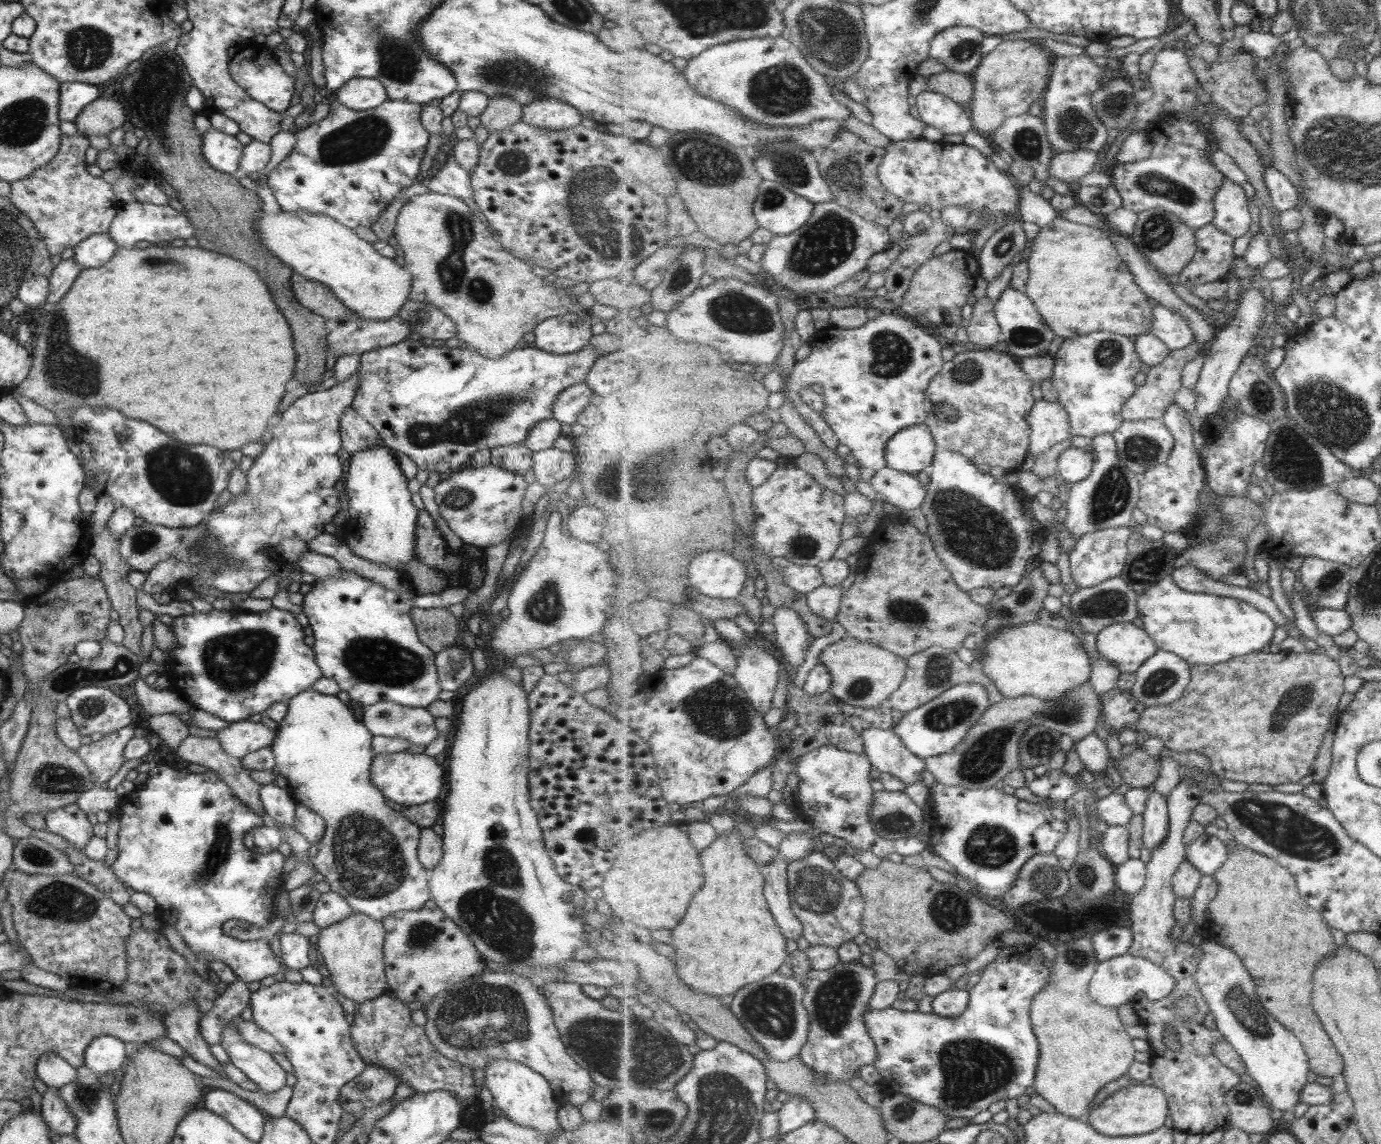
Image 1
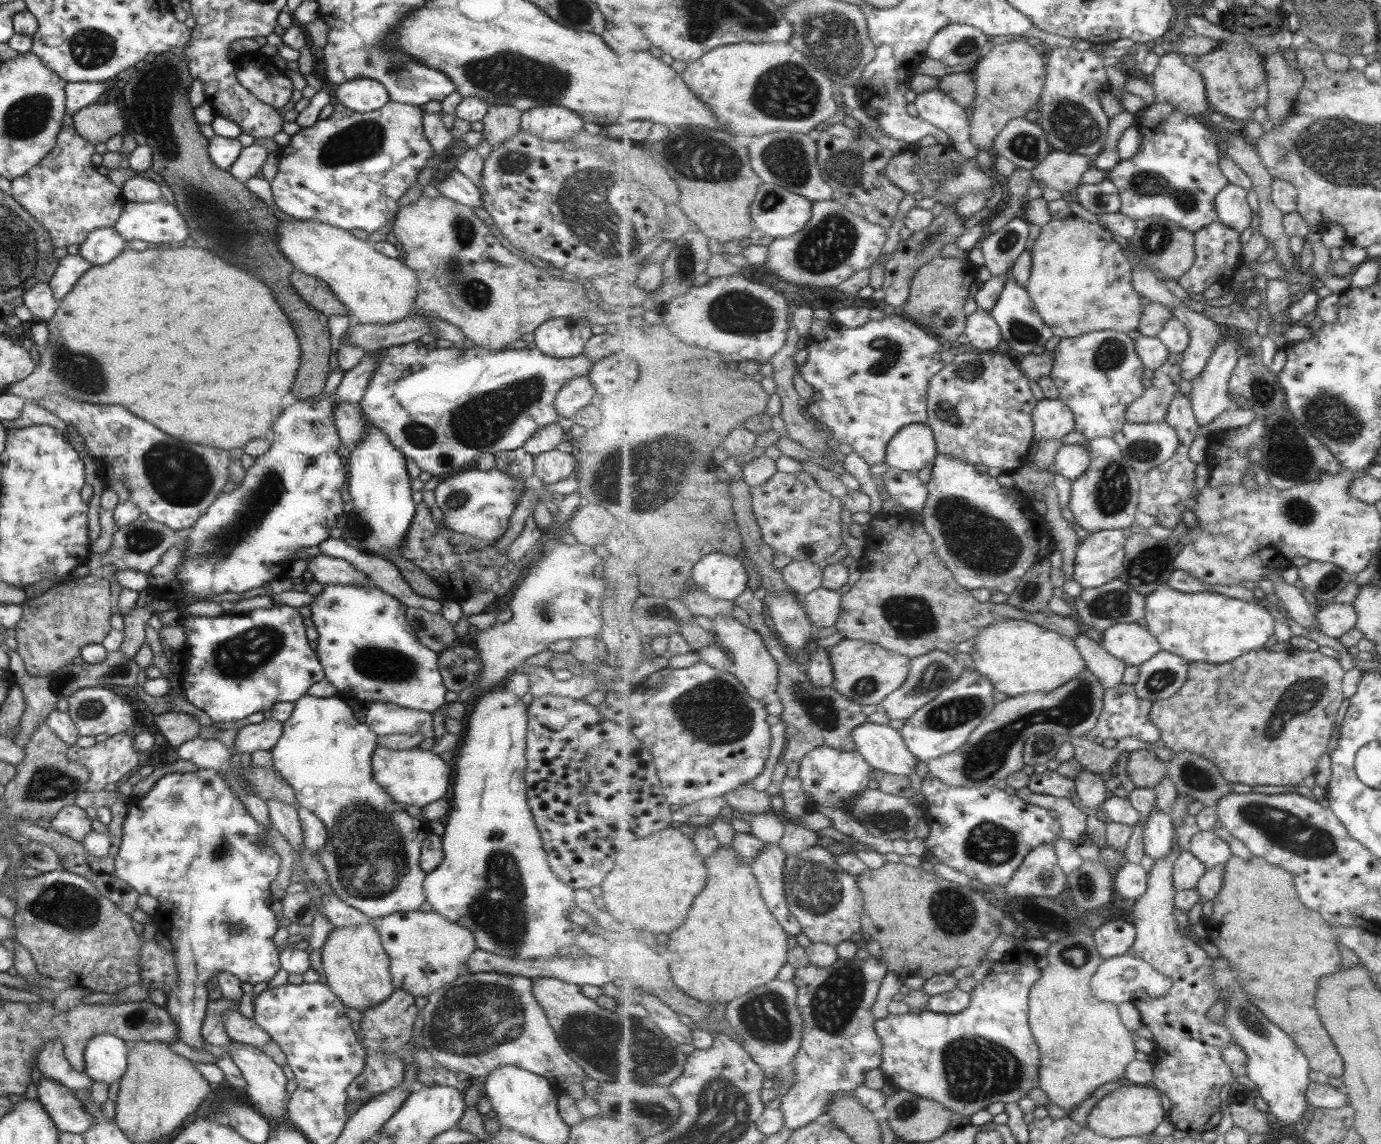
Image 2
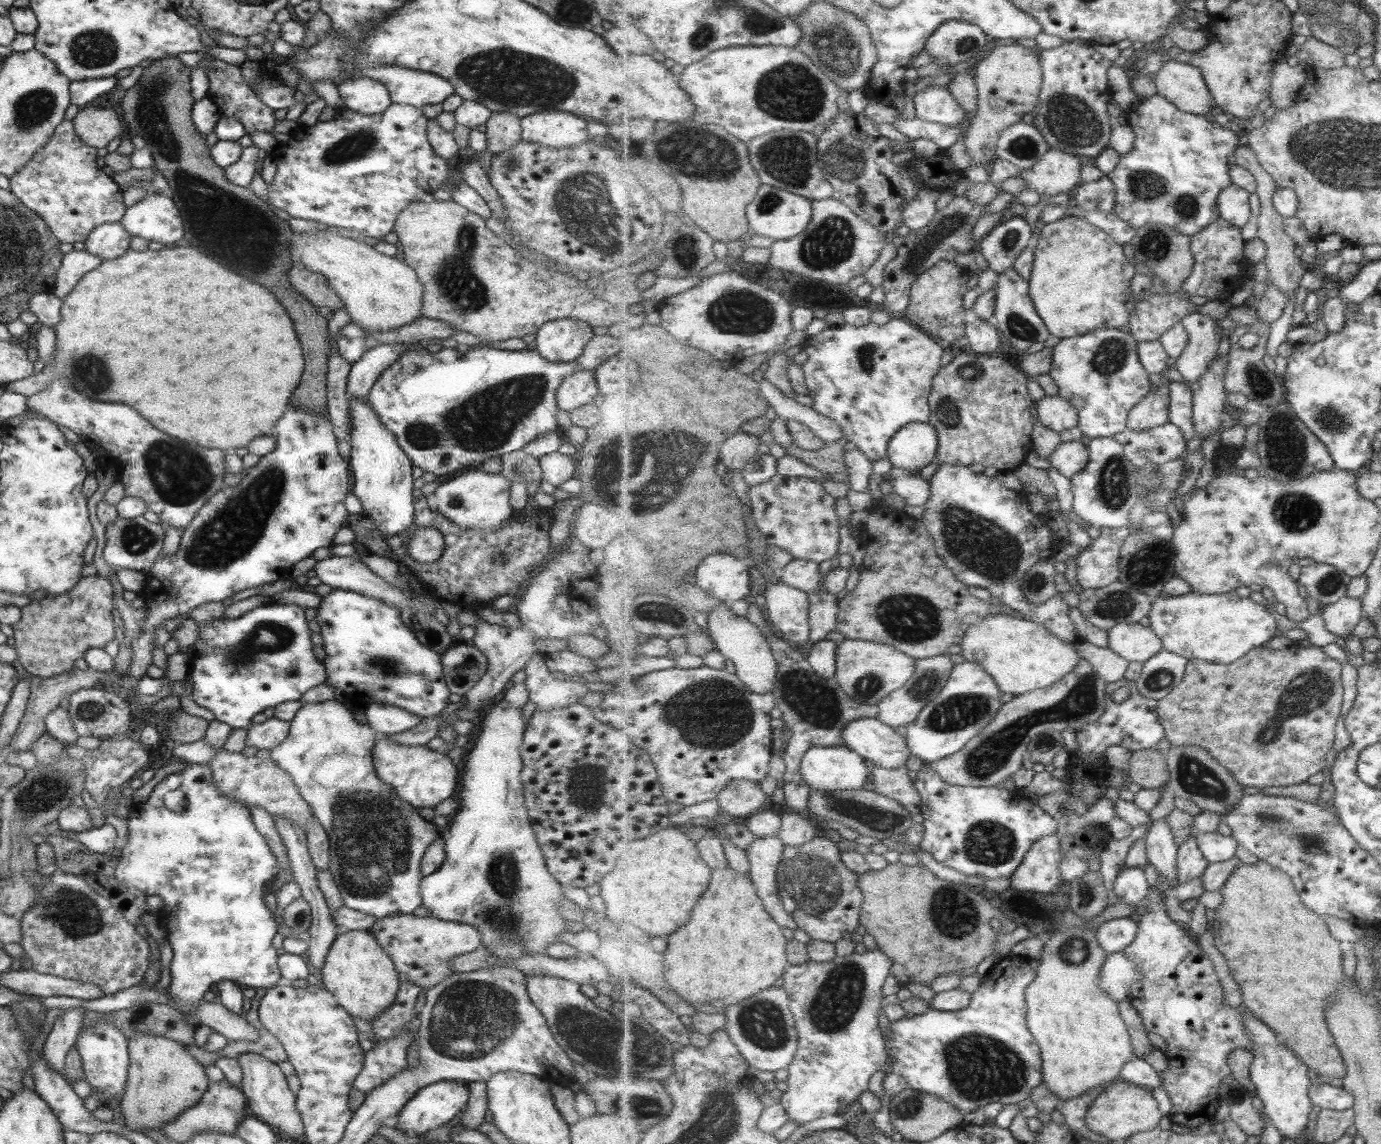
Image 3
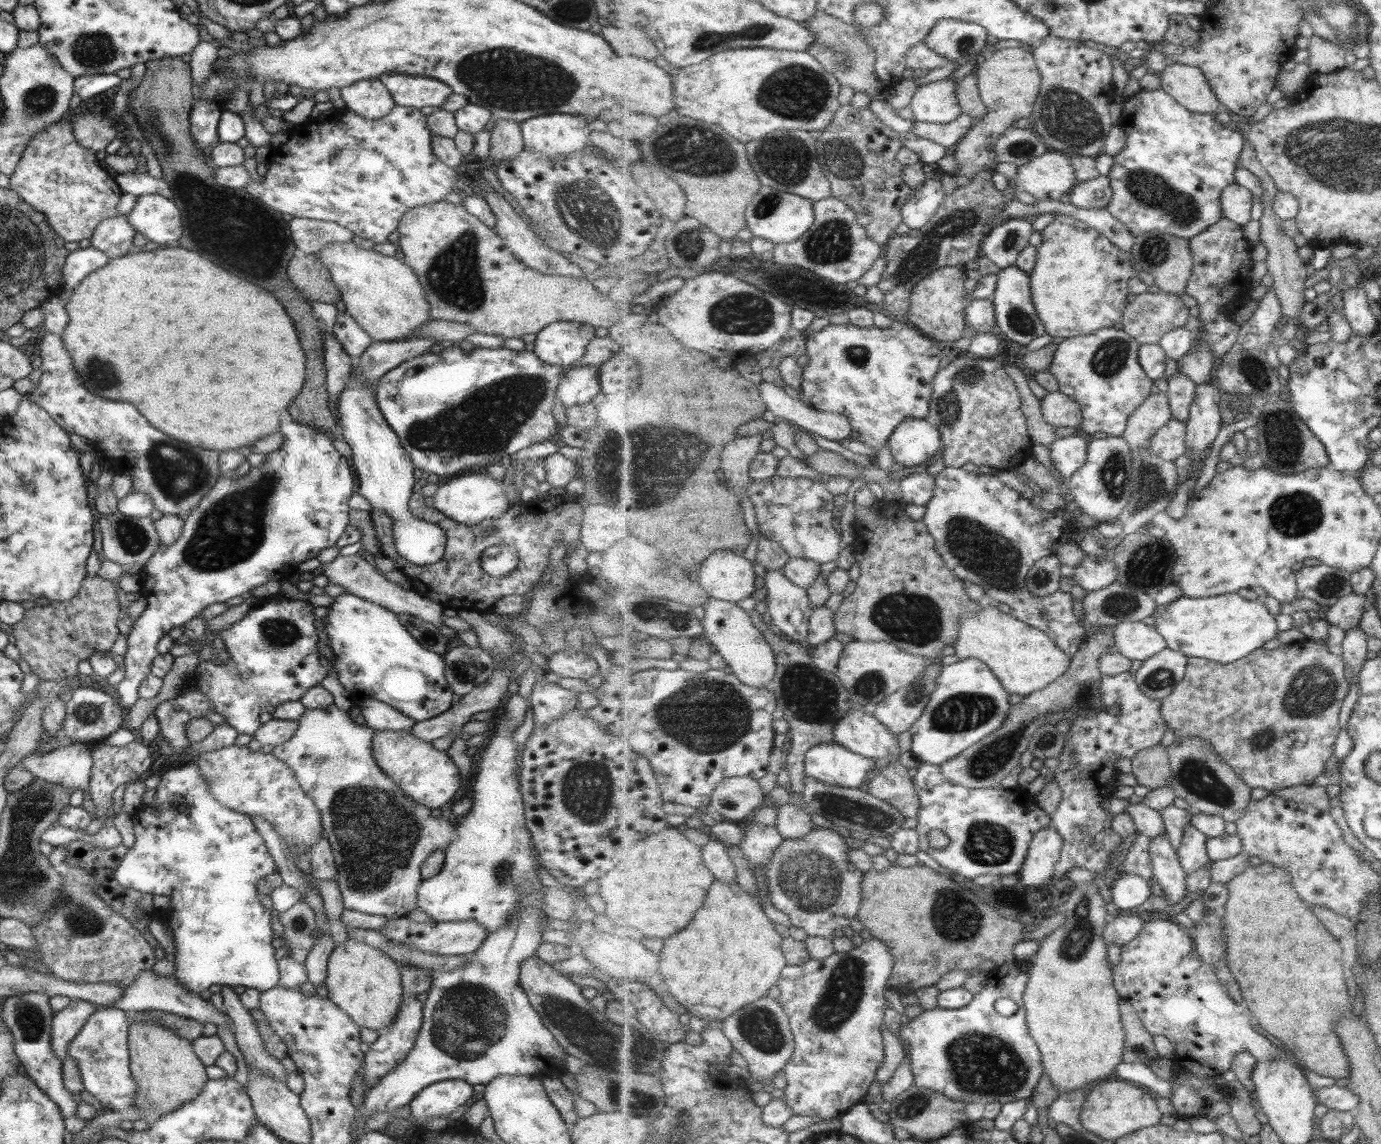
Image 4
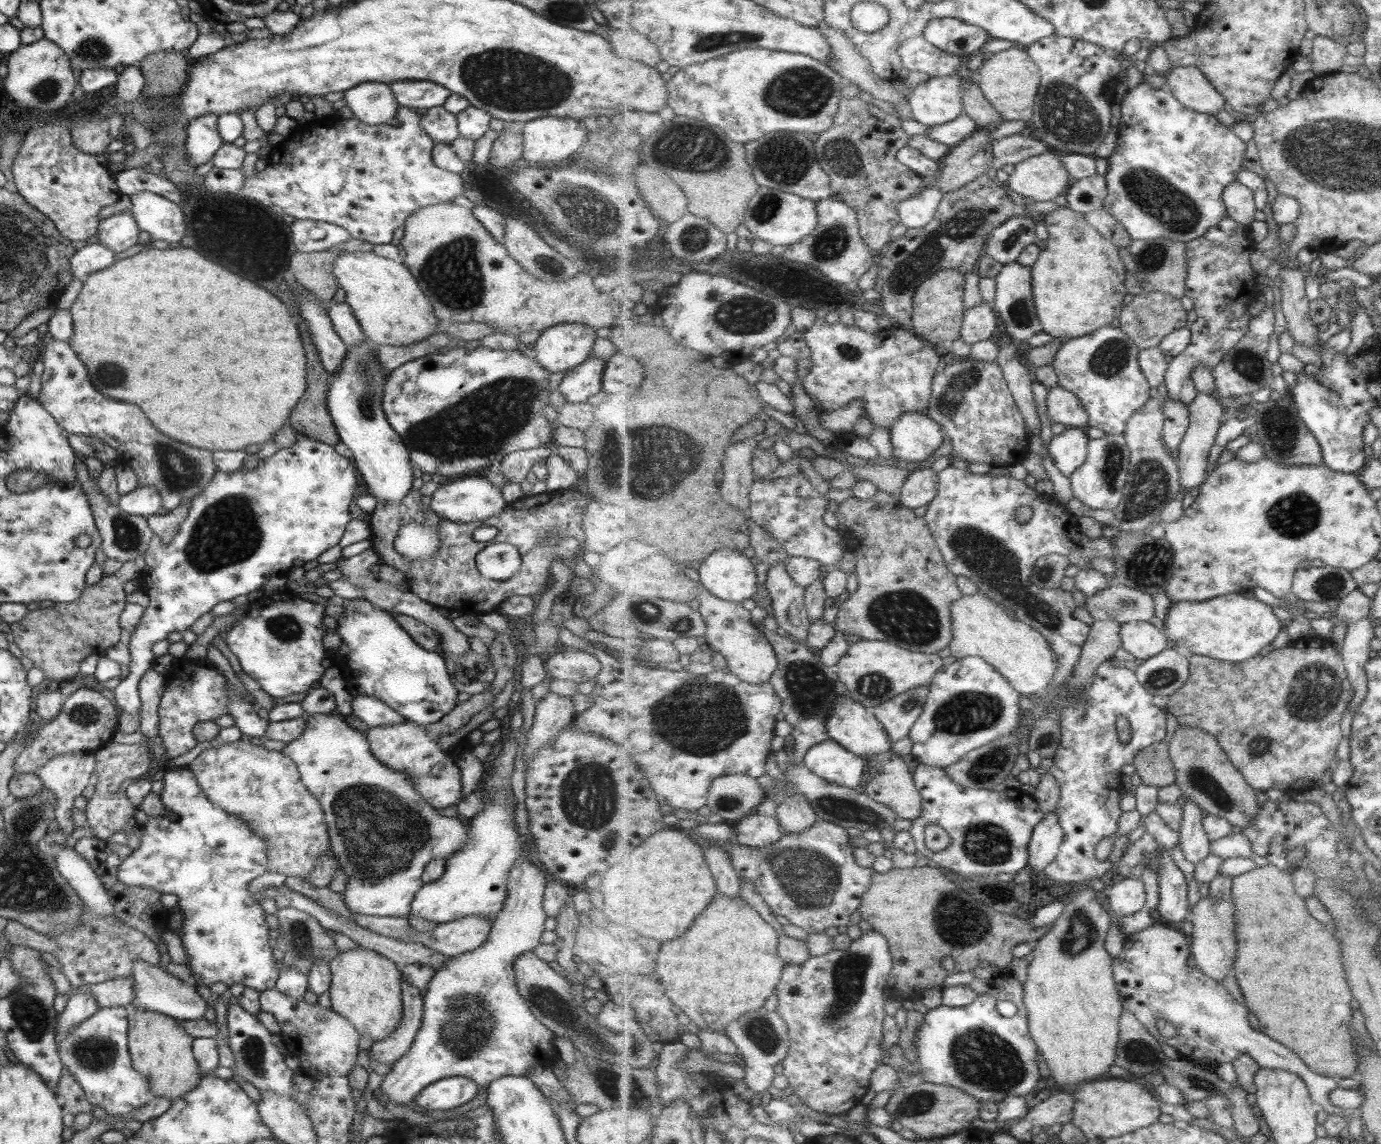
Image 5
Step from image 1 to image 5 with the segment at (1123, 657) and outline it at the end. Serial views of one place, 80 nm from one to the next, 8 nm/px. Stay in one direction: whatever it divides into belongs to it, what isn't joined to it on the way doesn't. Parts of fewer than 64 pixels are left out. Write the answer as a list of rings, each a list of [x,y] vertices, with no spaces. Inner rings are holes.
[[[1157,621],[1122,623],[1121,638],[1122,648],[1143,661],[1171,646],[1171,640]]]

